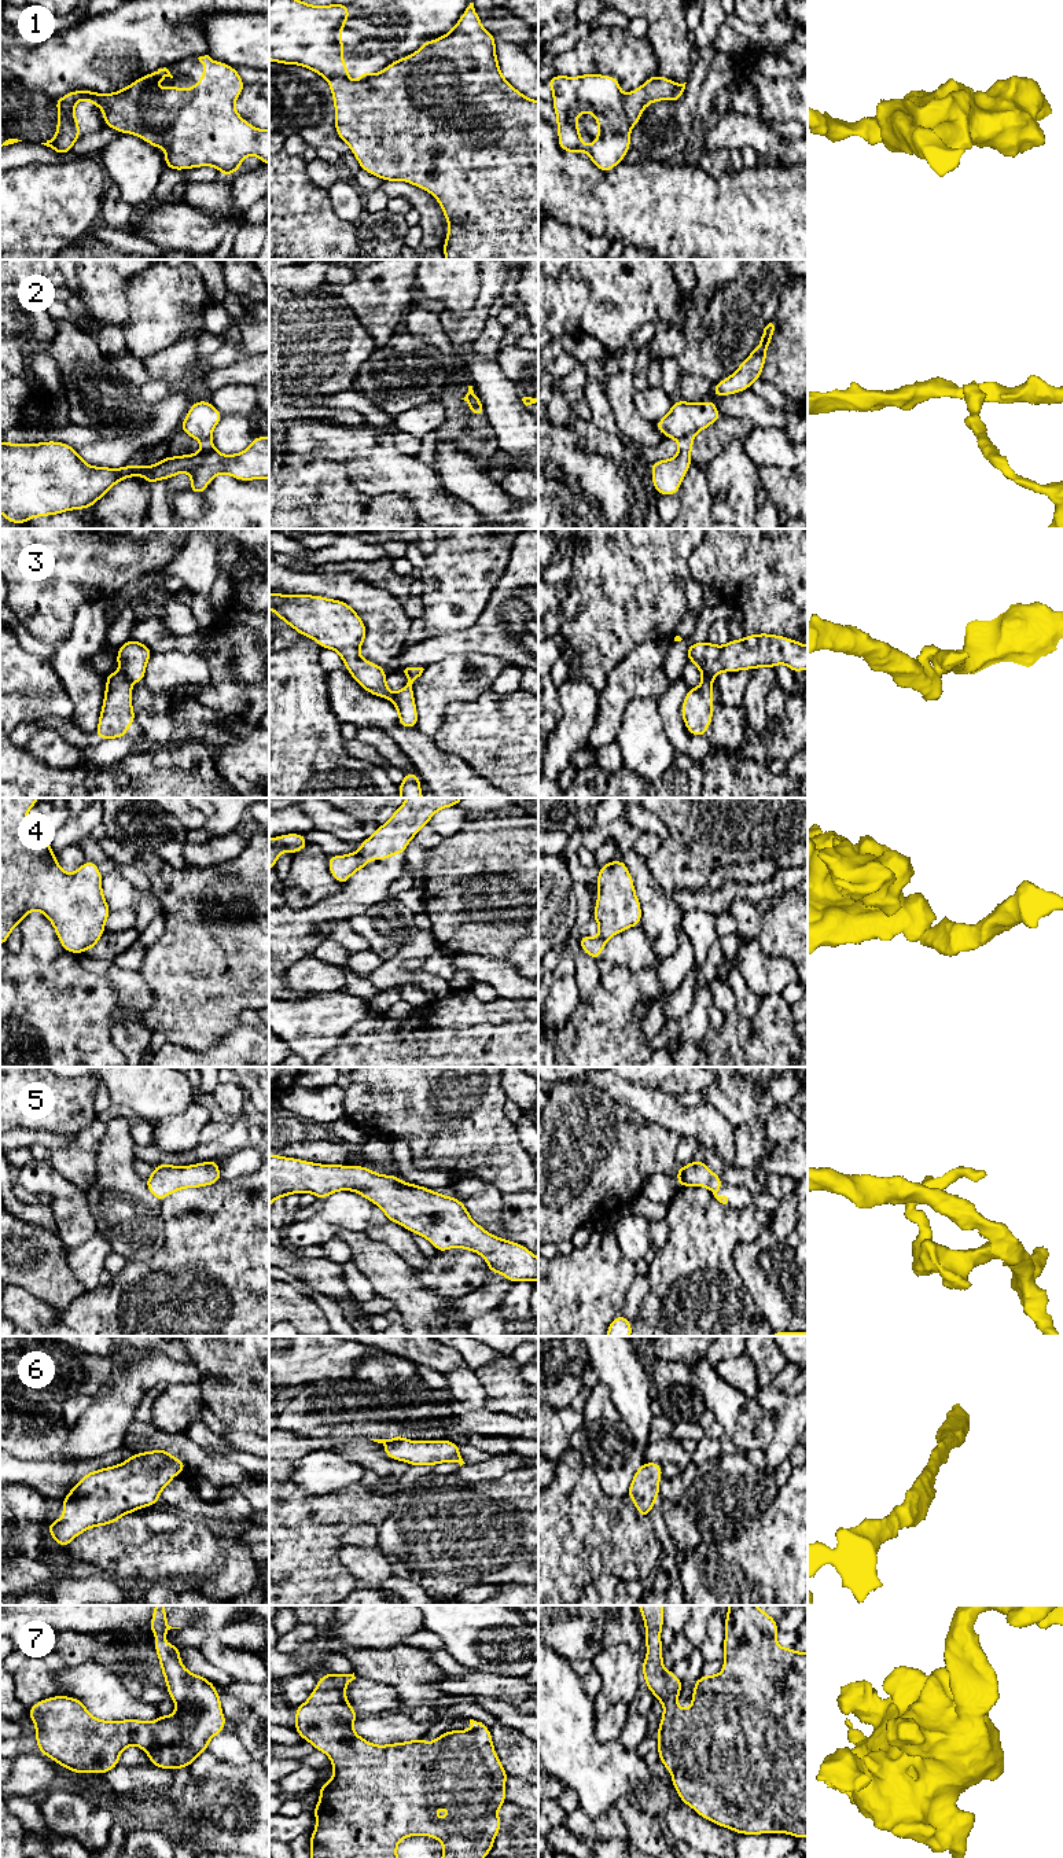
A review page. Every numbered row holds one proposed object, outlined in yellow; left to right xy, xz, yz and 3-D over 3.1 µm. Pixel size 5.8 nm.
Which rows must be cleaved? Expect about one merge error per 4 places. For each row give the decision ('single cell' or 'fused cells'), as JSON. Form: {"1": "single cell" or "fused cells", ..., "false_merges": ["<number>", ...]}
{"1": "fused cells", "2": "fused cells", "3": "fused cells", "4": "fused cells", "5": "single cell", "6": "single cell", "7": "single cell", "false_merges": ["1", "2", "3", "4"]}

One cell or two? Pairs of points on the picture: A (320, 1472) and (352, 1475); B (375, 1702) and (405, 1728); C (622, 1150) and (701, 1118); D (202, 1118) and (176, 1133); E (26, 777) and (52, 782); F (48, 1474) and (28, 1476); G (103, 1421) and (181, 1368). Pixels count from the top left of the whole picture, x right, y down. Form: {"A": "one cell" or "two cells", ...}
{"A": "one cell", "B": "two cells", "C": "two cells", "D": "one cell", "E": "one cell", "F": "one cell", "G": "one cell"}

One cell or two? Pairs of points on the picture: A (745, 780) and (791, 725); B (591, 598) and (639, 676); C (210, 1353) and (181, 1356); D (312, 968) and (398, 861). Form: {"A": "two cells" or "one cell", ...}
{"A": "two cells", "B": "two cells", "C": "two cells", "D": "two cells"}

